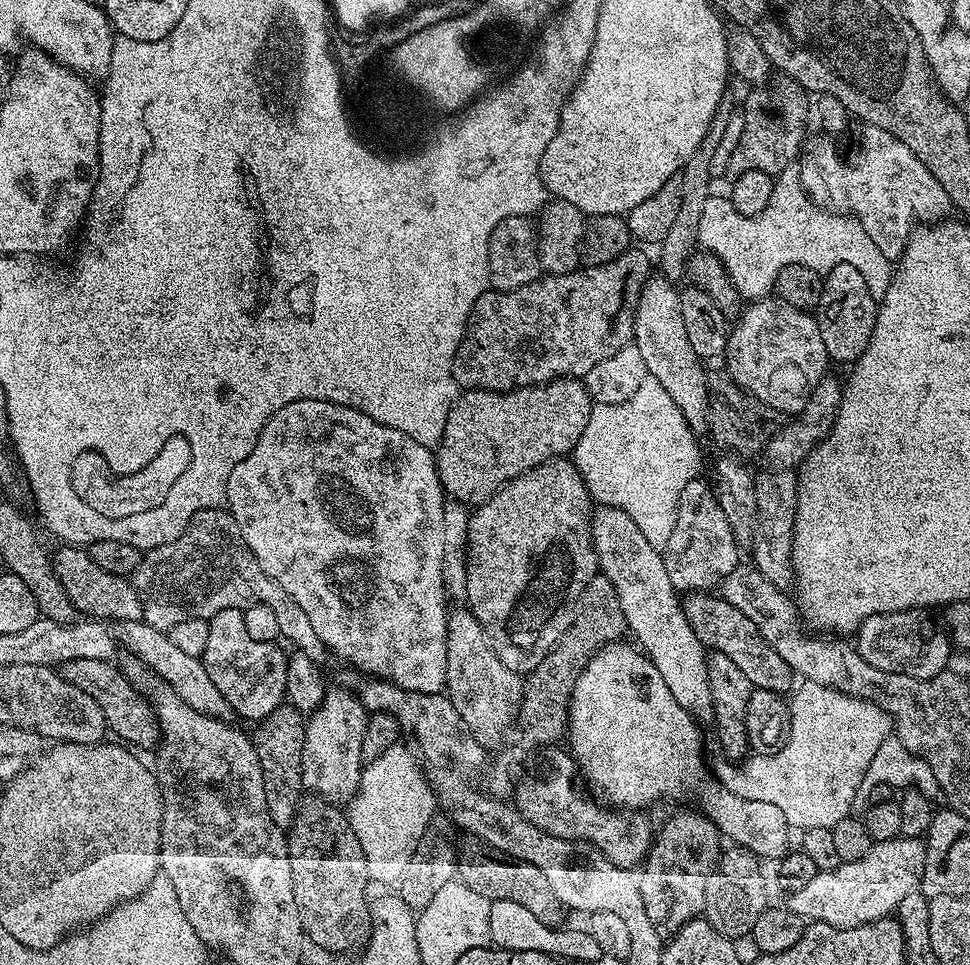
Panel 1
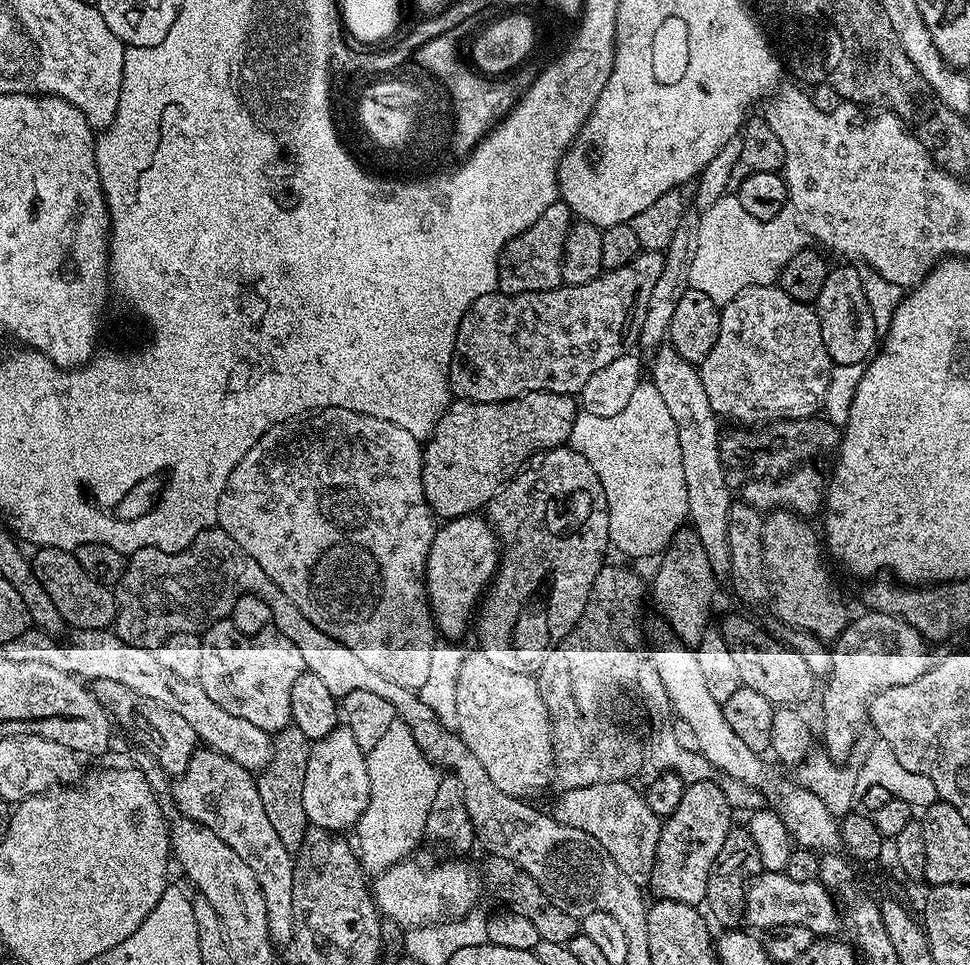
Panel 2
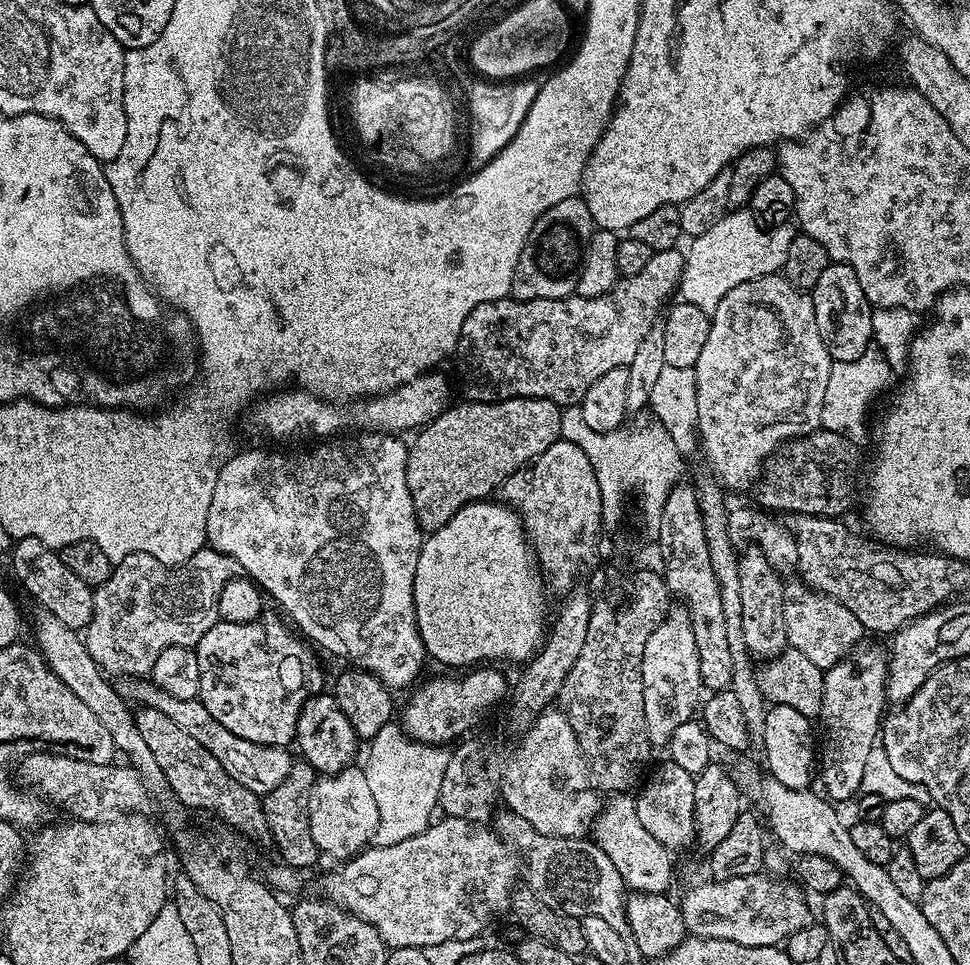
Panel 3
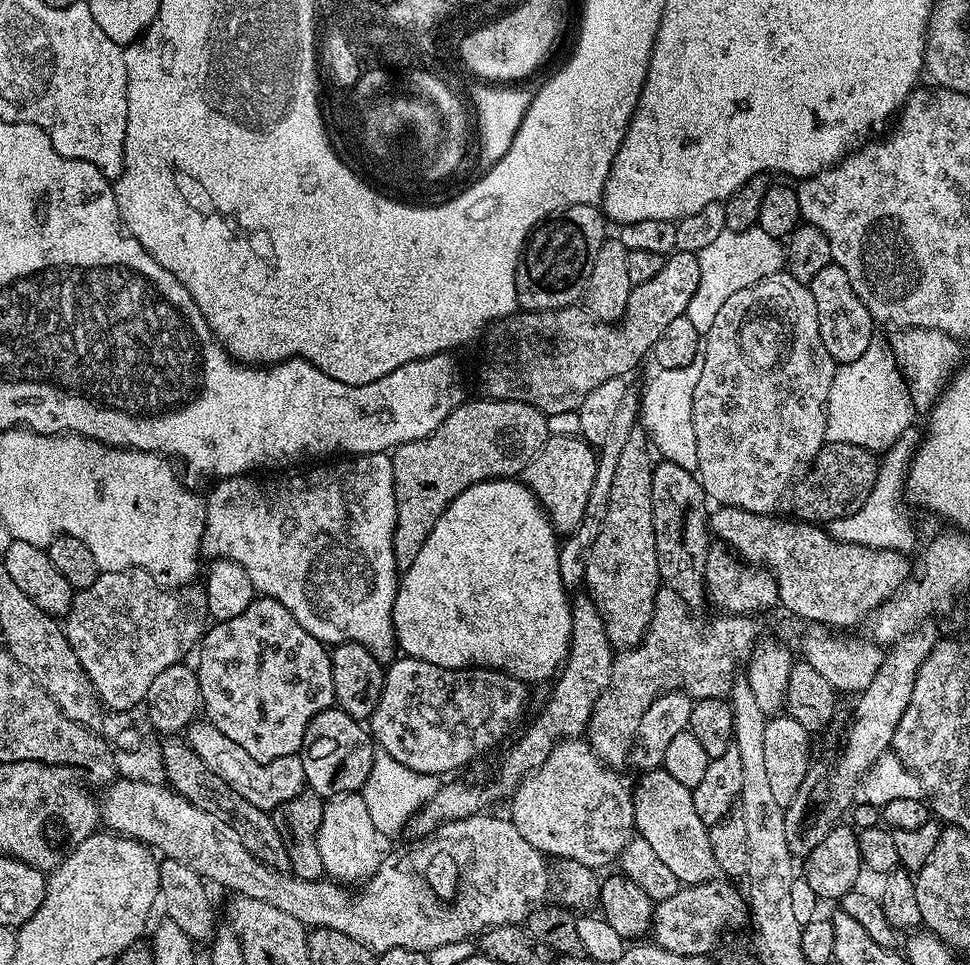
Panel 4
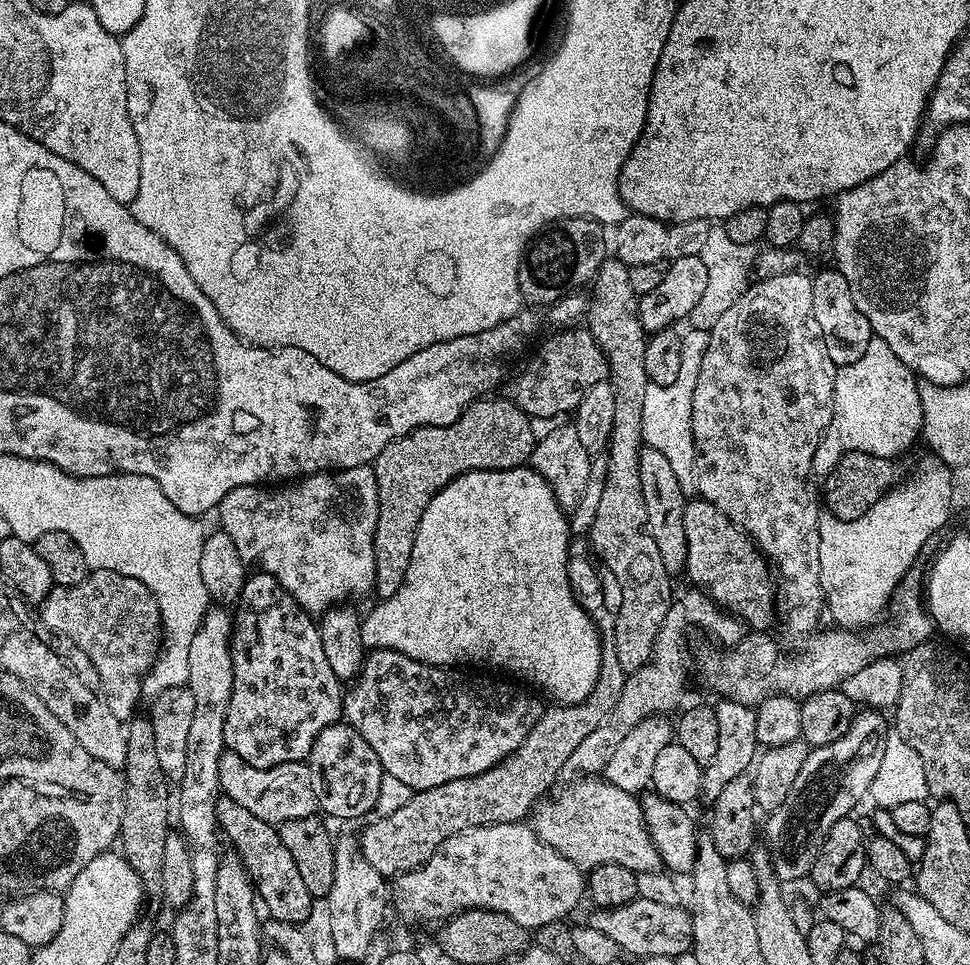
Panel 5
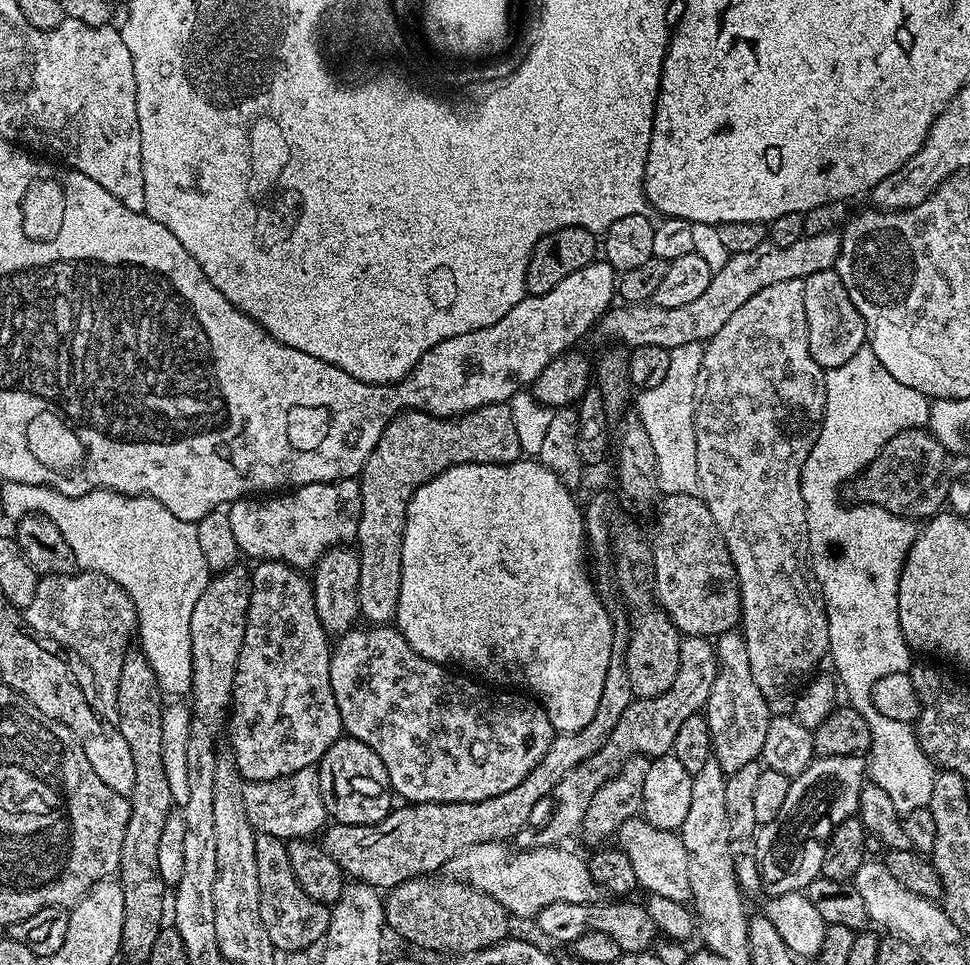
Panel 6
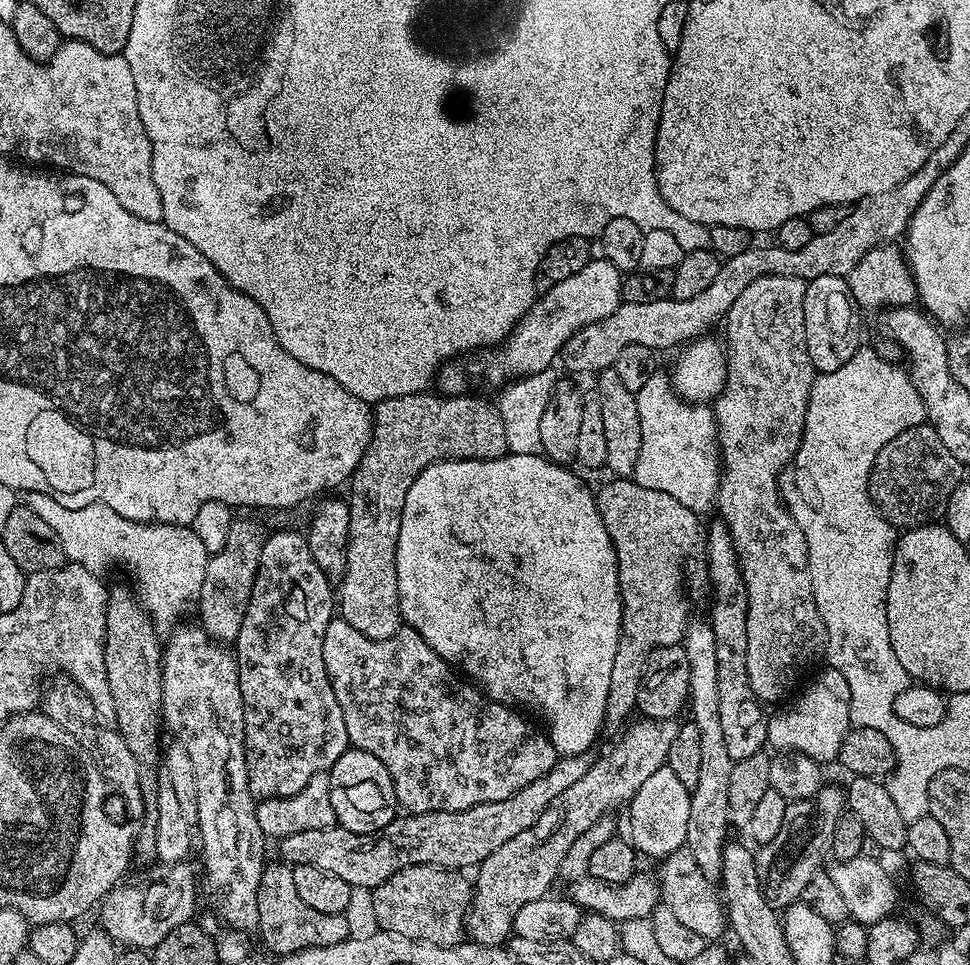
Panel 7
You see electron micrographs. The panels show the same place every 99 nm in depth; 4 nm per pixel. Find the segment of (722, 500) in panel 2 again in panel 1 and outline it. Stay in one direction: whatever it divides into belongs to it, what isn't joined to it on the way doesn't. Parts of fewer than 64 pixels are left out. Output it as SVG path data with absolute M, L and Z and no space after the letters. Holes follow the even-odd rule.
M660 274L649 277L640 291L639 304L635 310L633 343L646 364L649 377L665 387L678 410L682 410L692 431L700 434L708 428L710 391L708 380L704 377L705 365L700 356L690 350L686 326L682 326L679 291L674 288L675 285Z

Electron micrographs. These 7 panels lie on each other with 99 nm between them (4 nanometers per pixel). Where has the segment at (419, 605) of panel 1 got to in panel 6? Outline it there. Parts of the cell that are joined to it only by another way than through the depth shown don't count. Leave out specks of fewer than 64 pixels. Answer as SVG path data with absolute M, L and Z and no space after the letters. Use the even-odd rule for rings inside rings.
M359 479L335 480L307 484L301 488L281 491L279 494L264 494L259 498L245 498L227 505L230 527L234 529L234 542L238 542L245 557L253 556L253 561L277 560L289 564L291 568L312 570L318 558L327 548L348 546L358 534L358 522L362 514L362 494Z

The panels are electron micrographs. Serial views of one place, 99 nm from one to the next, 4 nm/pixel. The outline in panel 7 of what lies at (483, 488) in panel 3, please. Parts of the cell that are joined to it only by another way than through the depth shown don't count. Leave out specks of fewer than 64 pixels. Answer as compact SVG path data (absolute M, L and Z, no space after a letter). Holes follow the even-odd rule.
M425 390L406 394L398 398L386 398L375 405L372 413L372 437L366 446L366 454L362 454L362 462L358 462L356 472L350 481L352 496L350 495L350 530L348 531L348 548L346 550L346 570L338 581L338 612L343 620L350 622L358 634L366 634L371 640L385 640L390 638L402 626L400 619L400 599L398 598L398 566L396 565L396 551L398 550L398 530L402 526L402 506L406 506L406 494L410 494L410 486L414 486L414 478L426 470L426 466L437 464L443 460L493 460L499 456L509 455L508 451L508 427L502 422L500 409L495 403L483 400L480 396L465 394L462 396L445 396L435 391Z

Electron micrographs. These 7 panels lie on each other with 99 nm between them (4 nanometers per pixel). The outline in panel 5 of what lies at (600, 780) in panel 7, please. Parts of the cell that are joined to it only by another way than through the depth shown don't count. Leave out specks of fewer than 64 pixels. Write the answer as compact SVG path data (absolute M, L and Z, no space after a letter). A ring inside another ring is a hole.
M695 586L689 587L689 589L683 594L681 600L679 597L678 602L673 603L672 607L668 609L666 618L662 622L662 630L658 630L658 638L654 642L651 660L643 664L637 672L625 675L622 694L618 697L614 710L610 710L610 714L606 714L606 718L602 718L598 730L593 730L581 742L578 750L574 750L574 754L570 754L570 758L566 758L565 773L603 773L606 762L610 762L610 754L614 754L614 750L618 750L618 742L622 742L622 738L626 738L626 734L634 726L638 726L638 722L642 722L647 716L672 714L672 711L675 713L685 703L683 700L690 656L684 644L684 632L690 626L701 626L704 630L710 630L725 649L736 647L745 636L745 625L739 619L729 618L719 605L713 603L707 592Z

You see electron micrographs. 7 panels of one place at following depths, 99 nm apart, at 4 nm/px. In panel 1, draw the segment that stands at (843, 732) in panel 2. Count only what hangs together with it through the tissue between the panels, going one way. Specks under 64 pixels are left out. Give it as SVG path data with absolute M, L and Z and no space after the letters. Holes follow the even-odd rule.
M924 610L875 612L860 625L854 645L862 658L878 670L930 679L948 665L954 655L954 645L947 635L936 636L928 615Z

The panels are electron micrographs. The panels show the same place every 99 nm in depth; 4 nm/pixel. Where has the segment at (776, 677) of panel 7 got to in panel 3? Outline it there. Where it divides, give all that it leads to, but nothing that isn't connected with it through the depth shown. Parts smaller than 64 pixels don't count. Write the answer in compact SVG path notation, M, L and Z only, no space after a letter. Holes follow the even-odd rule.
M779 275L763 276L734 286L710 314L712 325L706 346L696 363L698 444L712 466L720 487L732 494L744 494L761 479L760 465L765 453L784 435L805 432L822 418L826 382L830 382L832 355L818 334L811 295L790 286Z

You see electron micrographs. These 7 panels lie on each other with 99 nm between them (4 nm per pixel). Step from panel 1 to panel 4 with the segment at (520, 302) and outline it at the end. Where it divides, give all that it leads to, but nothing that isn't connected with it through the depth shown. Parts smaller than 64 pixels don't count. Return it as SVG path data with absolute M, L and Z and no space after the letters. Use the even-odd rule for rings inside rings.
M673 252L665 259L662 270L658 270L658 274L654 274L654 278L647 279L646 282L635 285L630 294L630 302L626 302L626 310L622 322L605 322L596 319L588 313L588 309L583 306L569 306L566 308L558 308L554 312L526 312L517 311L511 316L506 316L502 320L497 320L487 329L486 337L488 341L484 344L484 369L480 372L480 380L484 383L483 395L489 400L525 400L530 406L534 406L539 412L543 412L545 416L553 416L554 414L566 414L567 412L575 412L582 406L582 402L586 402L586 394L590 394L590 390L594 390L594 386L602 386L602 382L606 382L610 378L618 378L619 376L627 377L628 372L632 372L647 357L653 346L658 342L658 338L662 338L662 330L666 330L666 326L670 326L670 322L674 322L674 318L685 315L690 306L690 298L694 298L694 290L698 290L698 282L700 281L700 258L695 252Z

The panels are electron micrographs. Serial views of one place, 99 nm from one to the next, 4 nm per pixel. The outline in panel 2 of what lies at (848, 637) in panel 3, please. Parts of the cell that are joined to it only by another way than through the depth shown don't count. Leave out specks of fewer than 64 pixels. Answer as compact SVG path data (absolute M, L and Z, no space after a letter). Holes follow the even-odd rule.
M772 510L764 516L762 558L764 575L768 578L770 604L776 607L777 618L789 624L789 629L808 633L820 642L835 642L848 627L850 615L843 602L832 593L820 566L822 544L817 529L815 532L812 528L804 528L803 522L788 511L792 510Z

